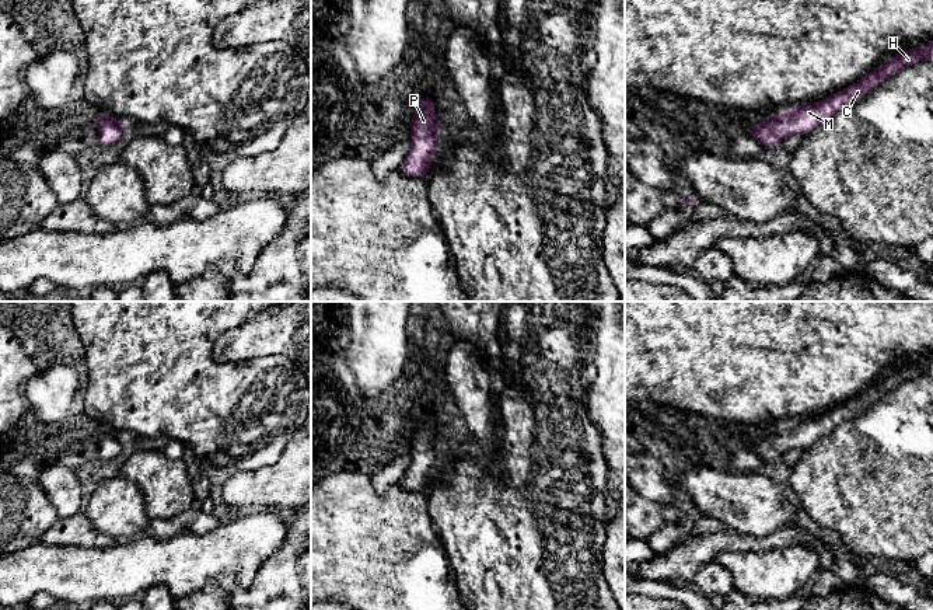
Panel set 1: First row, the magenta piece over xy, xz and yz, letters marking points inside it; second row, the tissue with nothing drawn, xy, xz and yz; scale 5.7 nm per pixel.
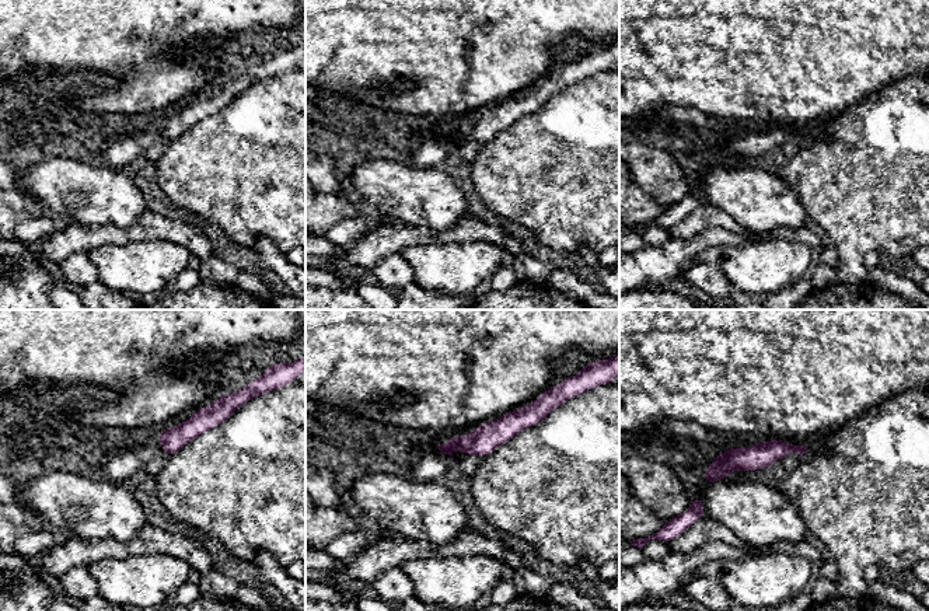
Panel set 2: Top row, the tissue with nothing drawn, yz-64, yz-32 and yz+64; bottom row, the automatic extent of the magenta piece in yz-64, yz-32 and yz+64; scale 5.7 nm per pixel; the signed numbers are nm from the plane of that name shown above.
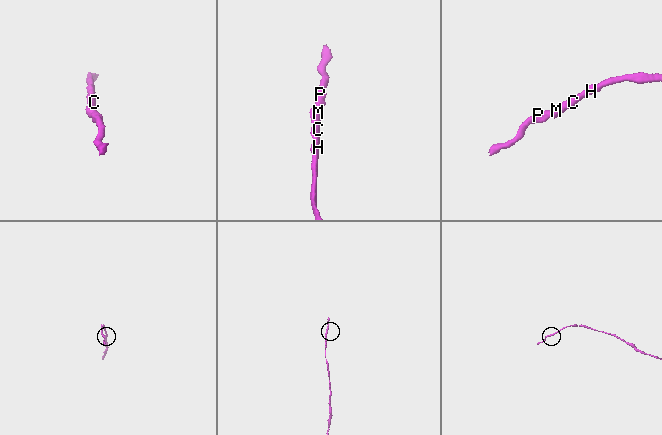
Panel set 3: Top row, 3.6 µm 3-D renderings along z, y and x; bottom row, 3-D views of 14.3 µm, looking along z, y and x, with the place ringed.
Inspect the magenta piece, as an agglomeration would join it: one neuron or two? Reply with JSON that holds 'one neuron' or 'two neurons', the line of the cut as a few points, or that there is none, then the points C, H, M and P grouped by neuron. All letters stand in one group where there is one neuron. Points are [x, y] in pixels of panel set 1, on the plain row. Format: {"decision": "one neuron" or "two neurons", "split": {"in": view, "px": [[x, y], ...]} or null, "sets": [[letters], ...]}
{"decision": "one neuron", "split": null, "sets": [["C", "H", "M", "P"]]}

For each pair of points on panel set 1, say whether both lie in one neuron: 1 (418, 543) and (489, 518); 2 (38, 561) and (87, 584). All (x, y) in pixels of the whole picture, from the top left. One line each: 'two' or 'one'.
1: two
2: one

